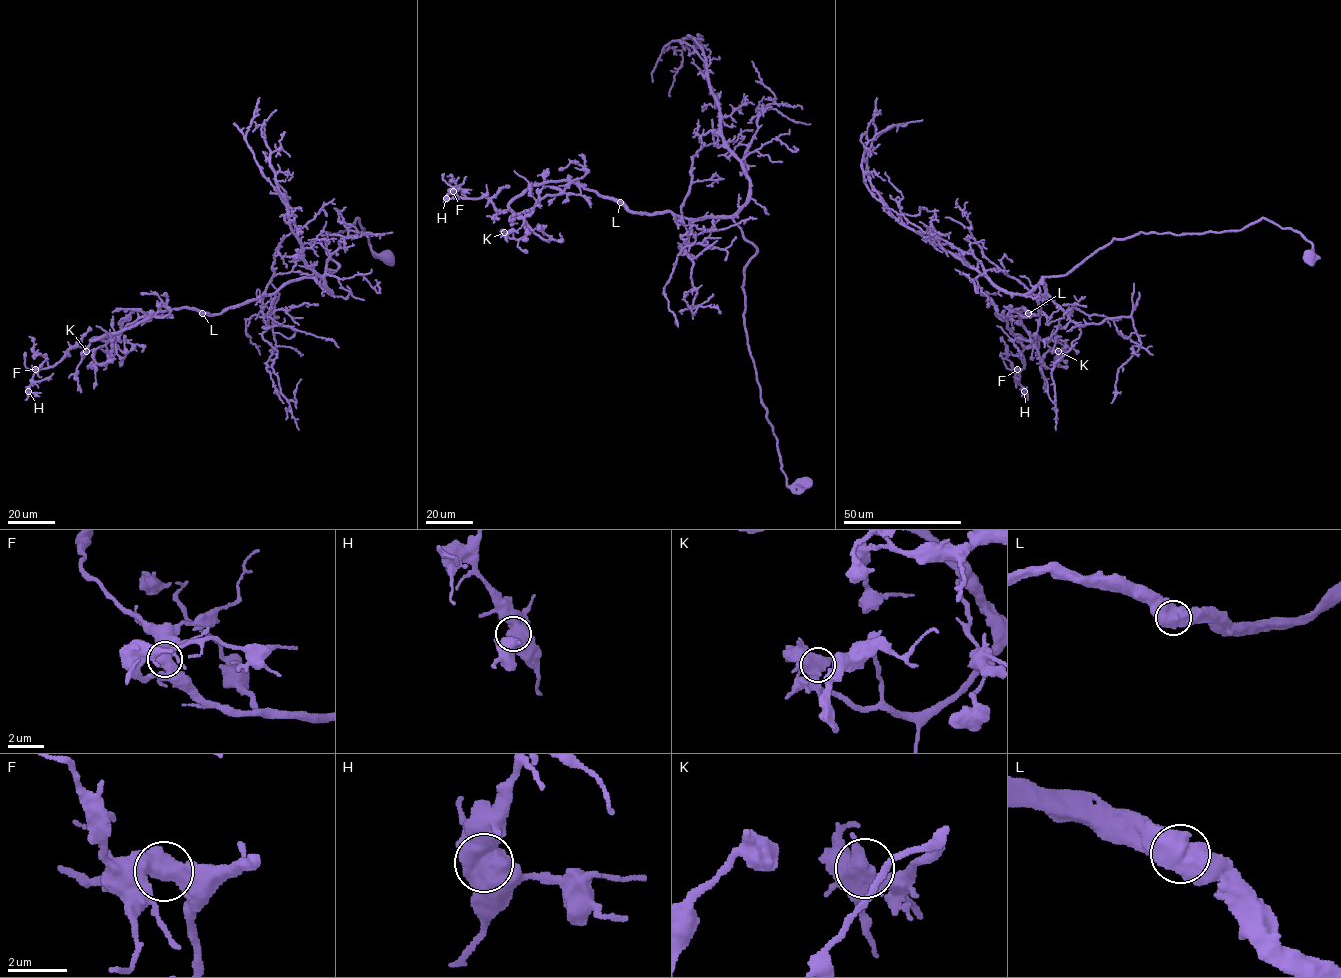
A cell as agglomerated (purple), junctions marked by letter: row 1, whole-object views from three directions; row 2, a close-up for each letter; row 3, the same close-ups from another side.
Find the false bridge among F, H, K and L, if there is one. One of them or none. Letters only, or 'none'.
none

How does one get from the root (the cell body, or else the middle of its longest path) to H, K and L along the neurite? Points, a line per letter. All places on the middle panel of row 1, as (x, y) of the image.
H: (805, 483), (787, 486), (760, 395), (757, 248), (730, 218), (640, 214), (568, 181), (504, 210), (446, 198)
K: (805, 483), (787, 486), (760, 395), (757, 248), (730, 218), (640, 214), (571, 182), (504, 232)
L: (805, 483), (787, 486), (748, 344), (742, 285), (744, 267), (757, 248), (730, 218), (640, 214), (620, 202)

